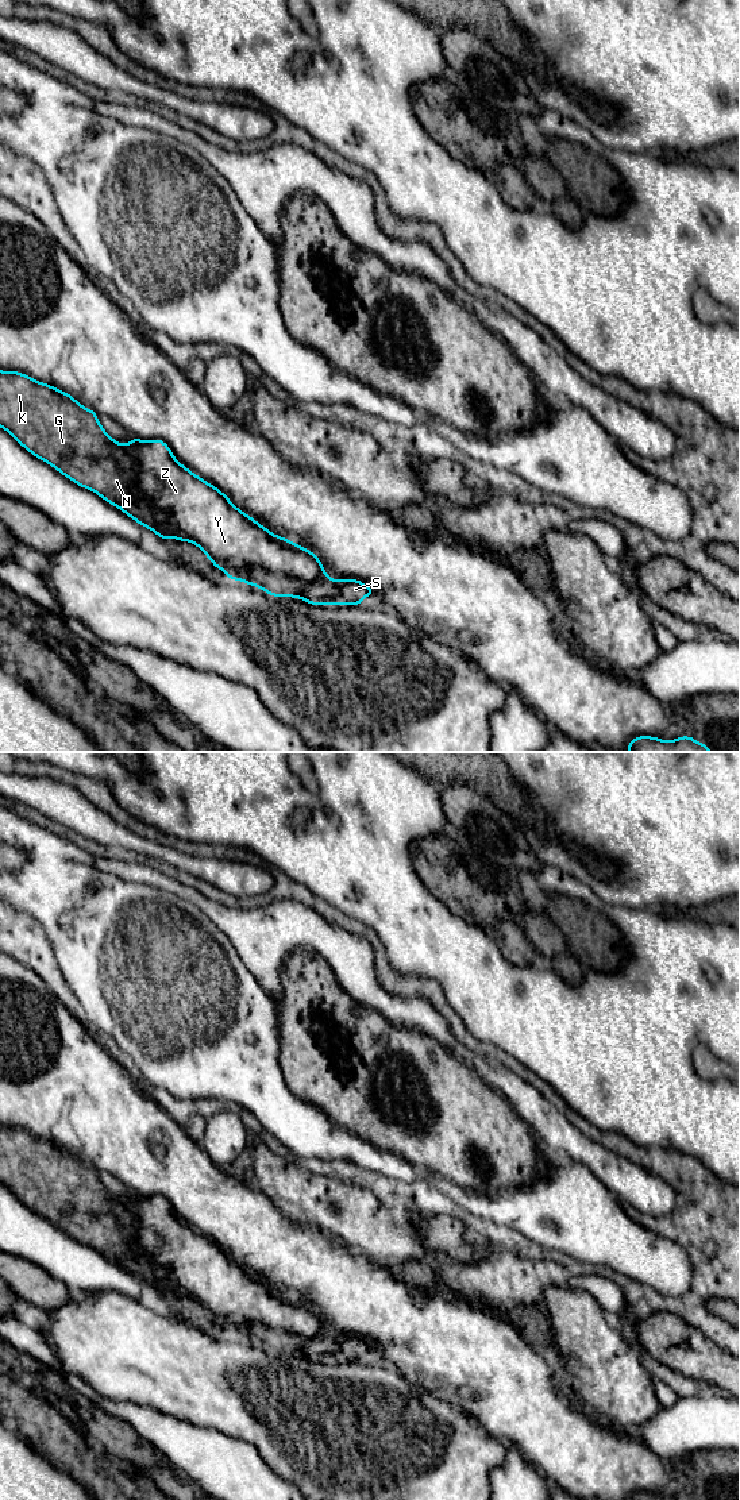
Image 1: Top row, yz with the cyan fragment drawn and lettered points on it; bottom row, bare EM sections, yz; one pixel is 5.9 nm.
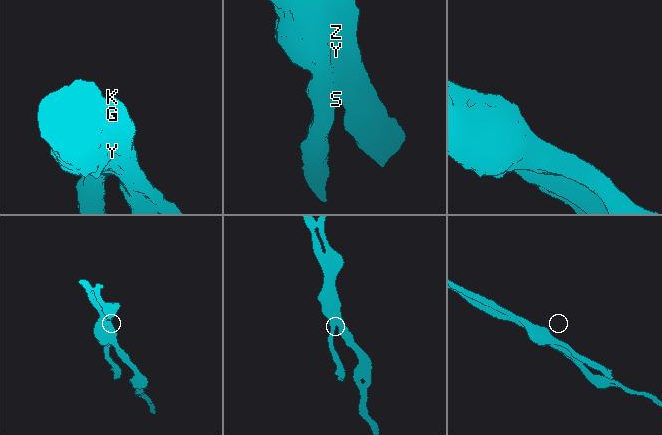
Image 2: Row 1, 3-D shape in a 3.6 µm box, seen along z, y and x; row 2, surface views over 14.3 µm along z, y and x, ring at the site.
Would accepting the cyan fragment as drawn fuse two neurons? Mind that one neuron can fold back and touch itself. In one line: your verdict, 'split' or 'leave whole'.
split

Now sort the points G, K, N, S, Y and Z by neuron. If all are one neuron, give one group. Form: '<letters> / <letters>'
G K N / S Y Z

